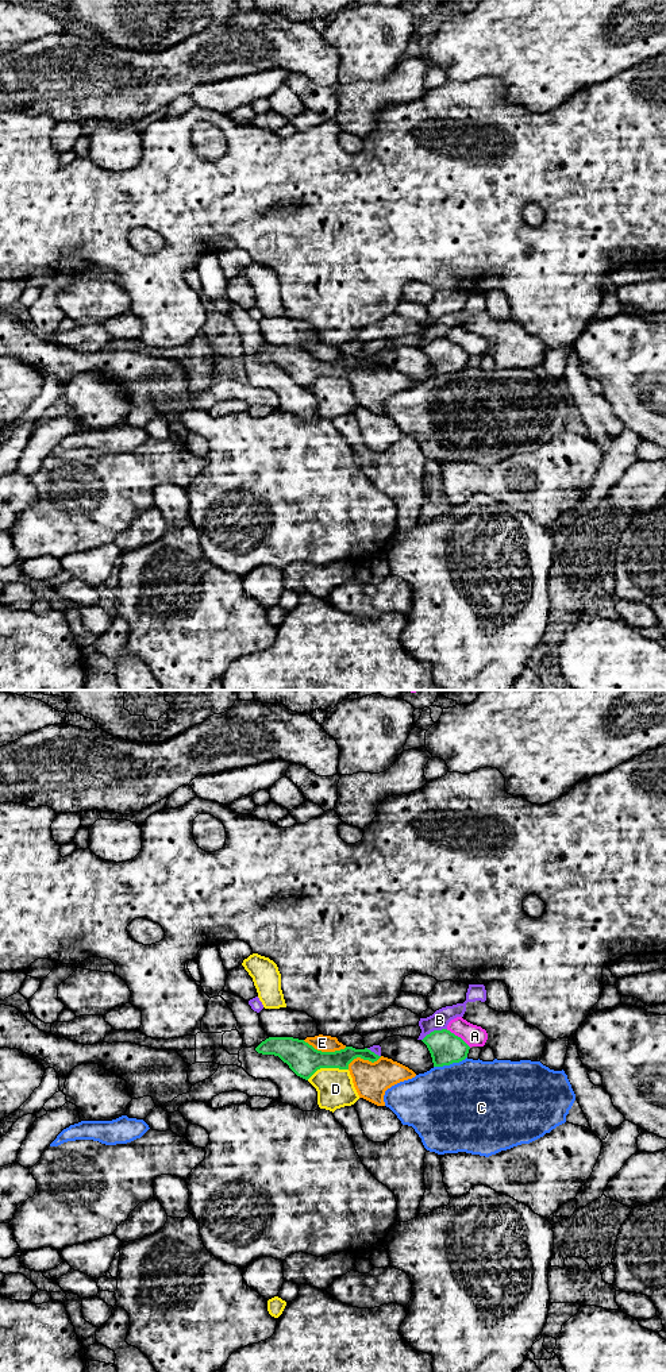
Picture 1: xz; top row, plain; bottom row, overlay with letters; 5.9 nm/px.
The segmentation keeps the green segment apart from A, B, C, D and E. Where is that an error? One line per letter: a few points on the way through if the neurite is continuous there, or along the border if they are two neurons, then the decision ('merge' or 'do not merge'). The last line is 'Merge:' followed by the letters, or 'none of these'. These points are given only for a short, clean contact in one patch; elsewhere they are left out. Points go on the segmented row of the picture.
A: do not merge
B: do not merge
C: do not merge
D: do not merge
E: do not merge
Merge: none of these

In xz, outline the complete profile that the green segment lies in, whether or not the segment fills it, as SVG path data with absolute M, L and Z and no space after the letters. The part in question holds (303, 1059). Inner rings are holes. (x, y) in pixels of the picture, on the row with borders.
M269 1037L255 1051L262 1055L278 1056L297 1076L305 1080L320 1068L349 1070L349 1064L357 1057L372 1063L381 1057L367 1048L346 1047L335 1052L322 1052L304 1040L293 1037Z

